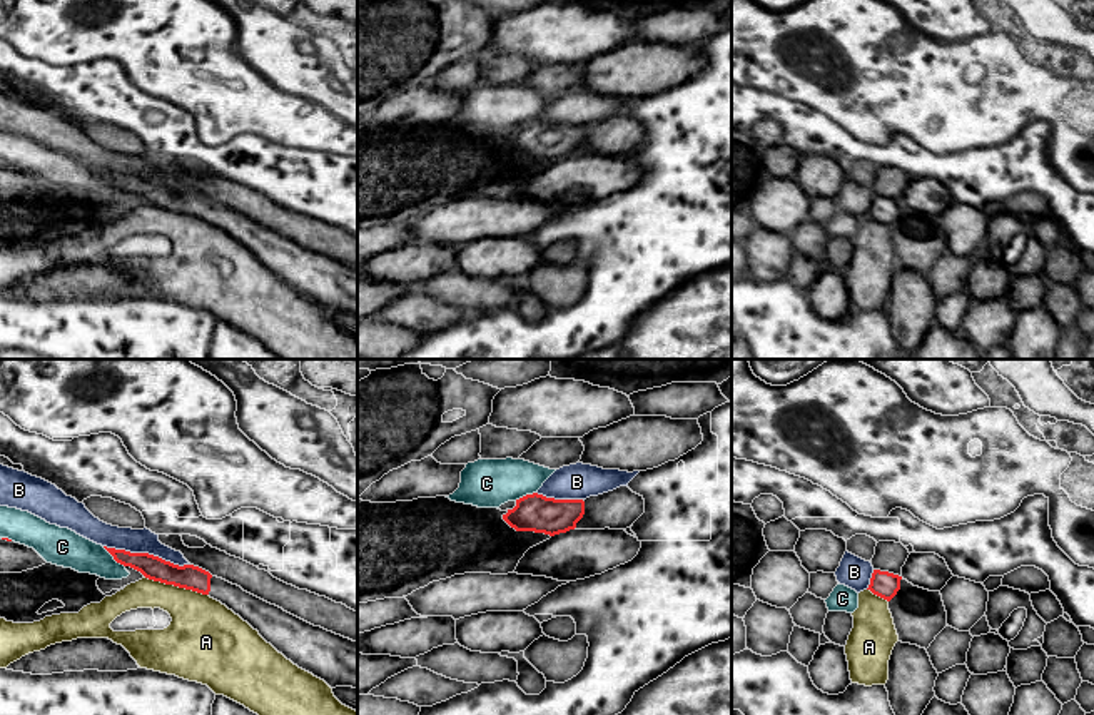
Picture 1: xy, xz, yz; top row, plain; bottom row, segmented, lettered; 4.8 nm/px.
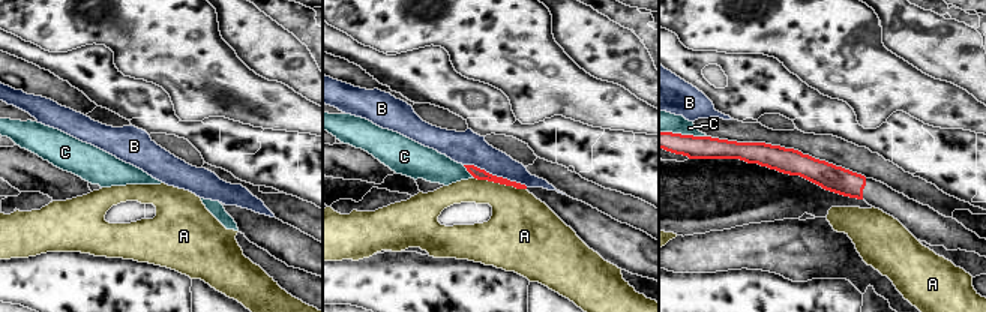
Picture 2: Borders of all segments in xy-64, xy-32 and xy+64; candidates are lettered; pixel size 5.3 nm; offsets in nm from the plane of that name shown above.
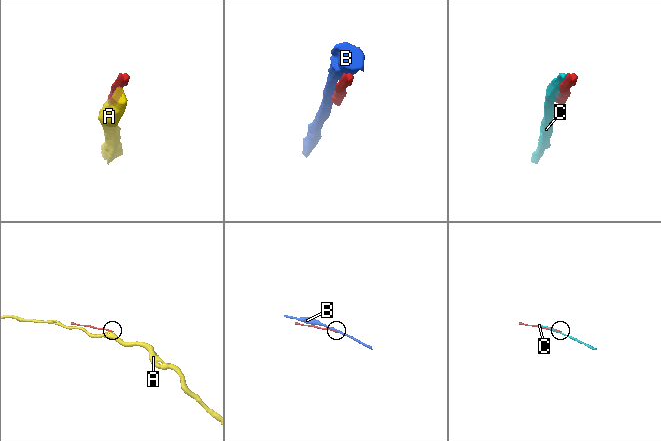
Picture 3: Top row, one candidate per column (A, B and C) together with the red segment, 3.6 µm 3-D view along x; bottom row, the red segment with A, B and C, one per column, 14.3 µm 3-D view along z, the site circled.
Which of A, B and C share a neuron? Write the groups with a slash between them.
A / B / C

